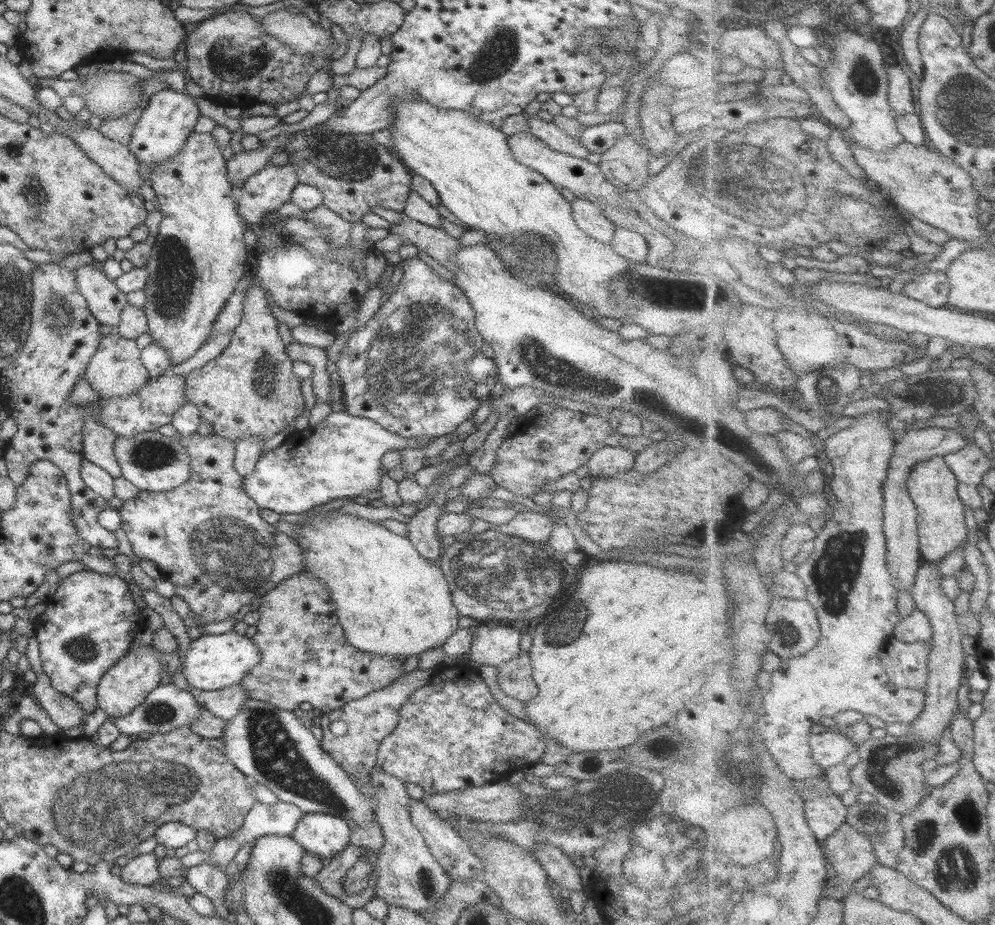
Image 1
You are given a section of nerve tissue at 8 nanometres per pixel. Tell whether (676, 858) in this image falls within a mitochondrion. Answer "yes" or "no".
yes

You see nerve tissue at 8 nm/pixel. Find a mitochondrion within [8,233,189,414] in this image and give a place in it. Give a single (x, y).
(58, 316)

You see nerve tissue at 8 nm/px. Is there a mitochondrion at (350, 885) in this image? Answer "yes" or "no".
yes

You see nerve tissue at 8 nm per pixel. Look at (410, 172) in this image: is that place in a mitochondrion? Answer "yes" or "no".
no

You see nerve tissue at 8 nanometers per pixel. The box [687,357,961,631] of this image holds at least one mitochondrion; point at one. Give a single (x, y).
(836, 569)

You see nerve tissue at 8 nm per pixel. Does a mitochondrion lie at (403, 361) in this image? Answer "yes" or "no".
yes

